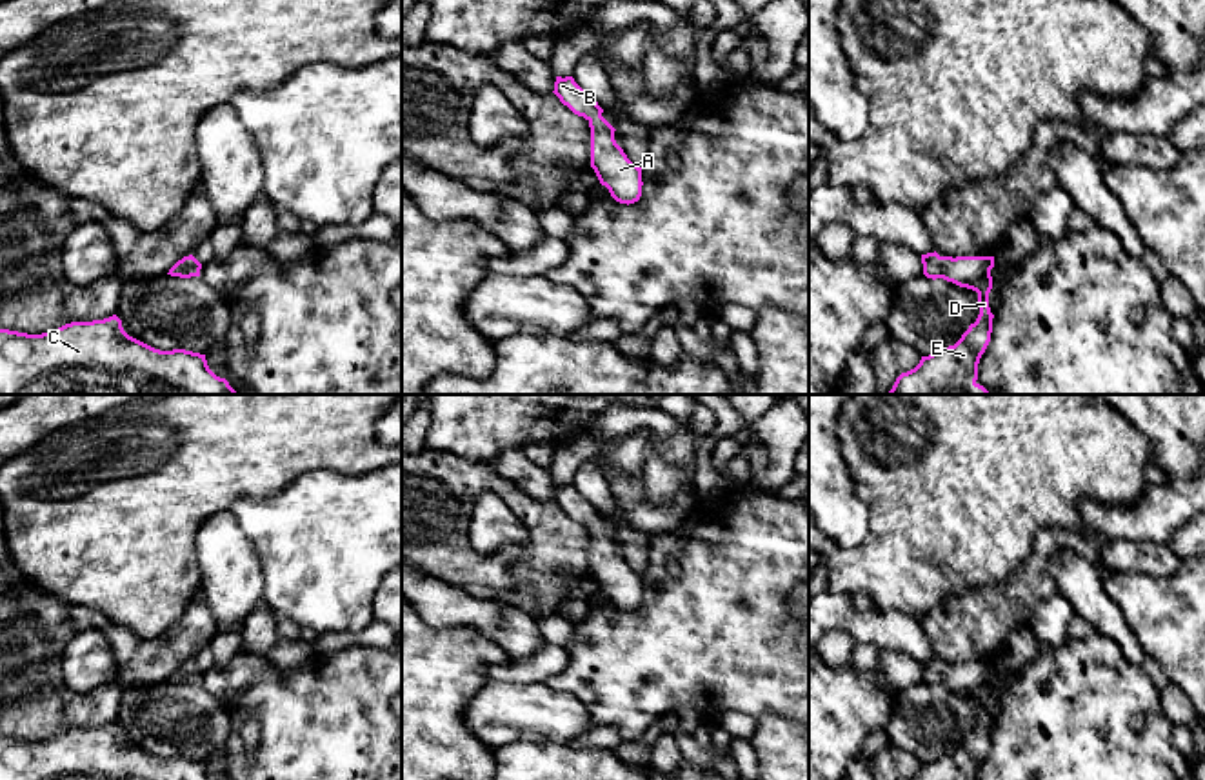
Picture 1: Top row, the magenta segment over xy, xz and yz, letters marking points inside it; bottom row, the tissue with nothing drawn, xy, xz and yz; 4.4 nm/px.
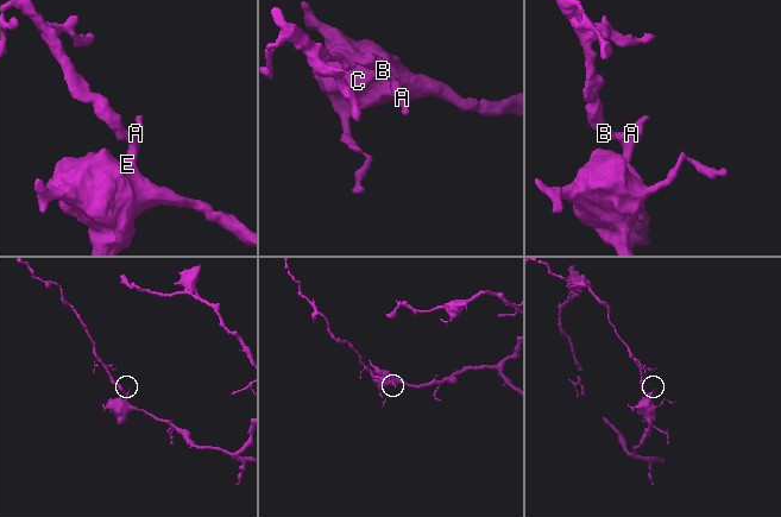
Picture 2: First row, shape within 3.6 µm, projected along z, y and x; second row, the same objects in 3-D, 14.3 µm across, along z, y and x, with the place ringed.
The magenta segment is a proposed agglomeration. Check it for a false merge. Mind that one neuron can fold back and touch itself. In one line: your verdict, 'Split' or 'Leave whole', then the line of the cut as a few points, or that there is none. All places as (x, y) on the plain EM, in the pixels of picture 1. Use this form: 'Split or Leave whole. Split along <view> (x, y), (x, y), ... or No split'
Leave whole. No split

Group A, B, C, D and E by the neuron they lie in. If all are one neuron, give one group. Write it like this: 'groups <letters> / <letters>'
groups A B C D E

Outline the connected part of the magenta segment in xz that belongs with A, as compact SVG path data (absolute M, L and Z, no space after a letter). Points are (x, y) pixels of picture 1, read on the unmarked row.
M556 484L553 498L563 513L574 522L583 524L591 535L591 575L594 576L602 593L605 593L611 604L620 611L634 611L642 604L642 575L634 573L623 556L614 547L614 535L602 524L603 516L589 504L573 484Z

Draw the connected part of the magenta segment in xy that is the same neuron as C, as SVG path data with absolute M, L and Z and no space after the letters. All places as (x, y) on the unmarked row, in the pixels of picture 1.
M122 727L71 729L27 742L0 736L0 780L213 780L205 762L160 758L129 744Z

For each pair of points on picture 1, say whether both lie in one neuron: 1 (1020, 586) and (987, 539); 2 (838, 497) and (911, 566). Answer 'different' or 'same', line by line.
1: different
2: different

